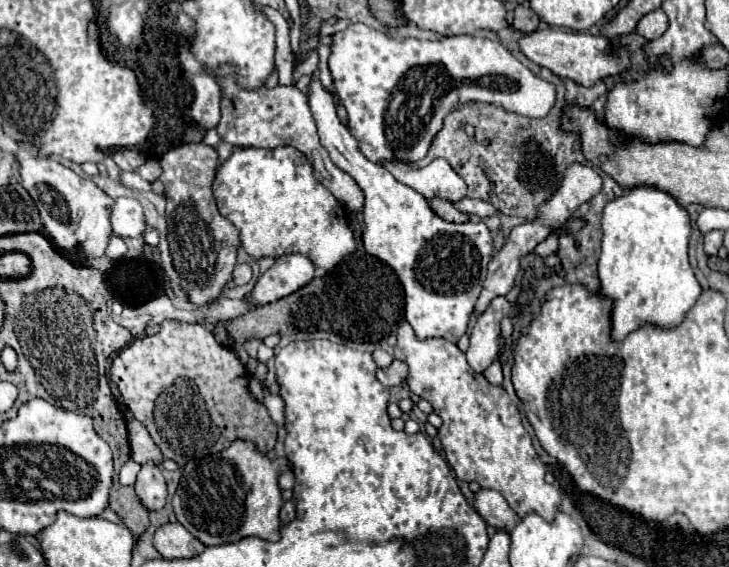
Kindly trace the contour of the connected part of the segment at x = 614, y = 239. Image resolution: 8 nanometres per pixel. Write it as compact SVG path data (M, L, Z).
M634 187L630 191L626 191L622 197L610 201L604 209L604 217L602 217L602 231L604 231L604 237L602 237L602 255L598 259L598 279L600 279L600 291L598 295L612 301L612 311L610 311L610 337L612 341L622 341L628 333L644 327L644 325L654 325L658 329L664 329L664 331L672 331L680 325L680 321L684 321L686 313L692 309L692 305L696 305L702 289L690 269L690 263L688 263L688 239L690 239L690 217L686 213L686 209L682 205L678 205L668 193L662 193L654 187Z

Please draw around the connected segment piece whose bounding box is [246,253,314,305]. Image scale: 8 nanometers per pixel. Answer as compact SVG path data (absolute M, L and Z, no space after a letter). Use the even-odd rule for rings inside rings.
M300 253L284 255L276 259L276 263L258 279L252 293L246 297L254 299L256 305L266 305L282 297L288 297L296 289L308 285L308 281L312 279L314 279L314 263L308 257Z

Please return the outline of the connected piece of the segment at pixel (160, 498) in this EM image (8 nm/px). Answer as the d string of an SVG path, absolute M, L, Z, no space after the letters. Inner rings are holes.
M154 463L142 465L142 471L136 479L136 495L140 497L140 503L148 511L160 511L166 503L166 481L162 477L162 471Z

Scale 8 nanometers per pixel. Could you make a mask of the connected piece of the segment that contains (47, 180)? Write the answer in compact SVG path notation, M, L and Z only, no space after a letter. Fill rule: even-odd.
M18 141L16 159L20 163L22 187L34 199L44 223L44 231L50 235L50 239L60 249L78 251L86 259L102 257L112 233L108 215L112 199L102 189L98 189L90 179L76 175L72 169L60 165L56 159L40 157L40 149L36 149L34 143Z

